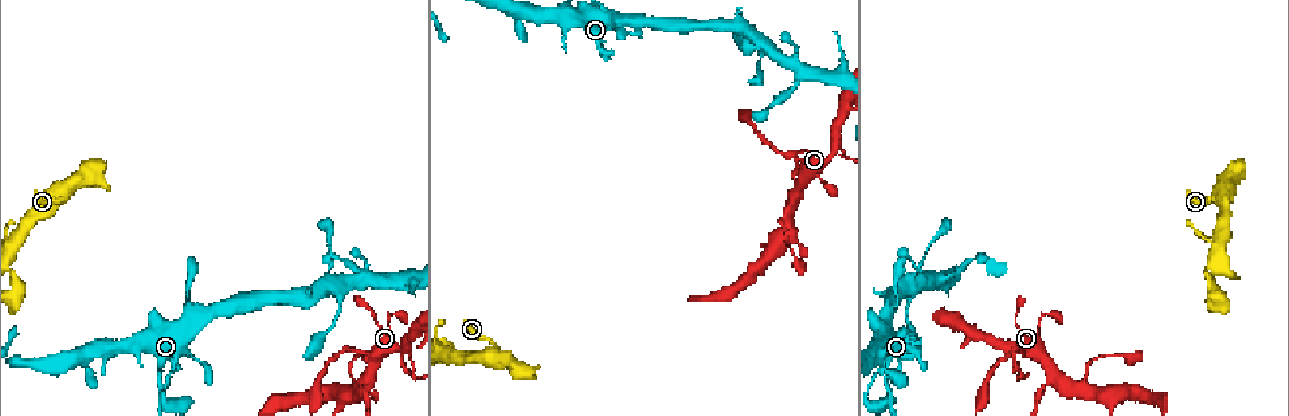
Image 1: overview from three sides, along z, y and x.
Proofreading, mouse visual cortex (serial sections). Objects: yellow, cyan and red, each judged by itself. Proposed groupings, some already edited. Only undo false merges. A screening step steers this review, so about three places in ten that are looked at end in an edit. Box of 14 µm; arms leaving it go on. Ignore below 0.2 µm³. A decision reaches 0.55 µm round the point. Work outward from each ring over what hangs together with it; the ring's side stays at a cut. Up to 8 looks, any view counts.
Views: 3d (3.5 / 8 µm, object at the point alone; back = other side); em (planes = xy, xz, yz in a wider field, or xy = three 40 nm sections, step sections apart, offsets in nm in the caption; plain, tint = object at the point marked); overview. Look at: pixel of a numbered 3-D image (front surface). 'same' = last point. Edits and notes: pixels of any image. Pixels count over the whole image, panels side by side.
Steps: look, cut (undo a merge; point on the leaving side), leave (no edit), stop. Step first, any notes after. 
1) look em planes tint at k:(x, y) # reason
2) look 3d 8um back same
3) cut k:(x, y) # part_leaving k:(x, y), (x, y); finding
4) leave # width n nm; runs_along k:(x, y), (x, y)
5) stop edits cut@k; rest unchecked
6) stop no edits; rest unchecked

look 3d 3.5um at 1:(1013, 358) # thick turns thin

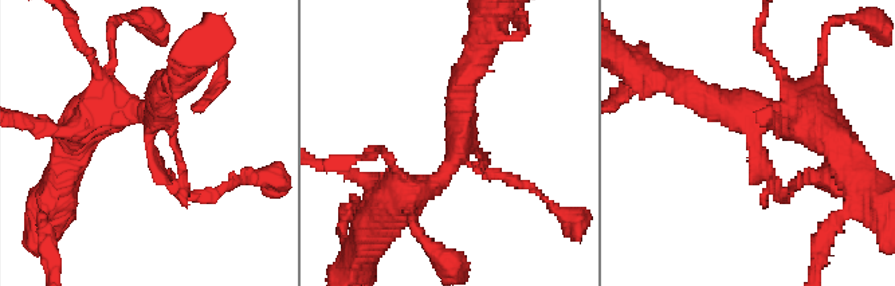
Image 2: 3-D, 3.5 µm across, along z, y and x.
look em xy step 1 tint at 2:(153, 146) # arms 3; arm_widths 100, 300, 350 nm; need the tissue

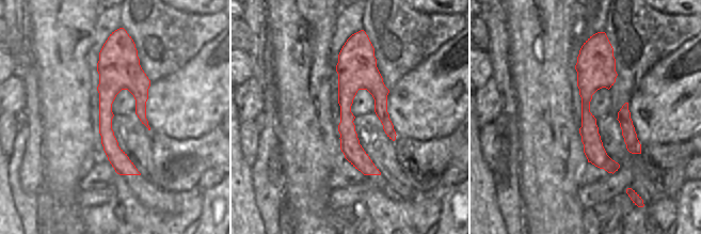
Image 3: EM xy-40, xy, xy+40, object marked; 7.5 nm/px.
leave # one cell here

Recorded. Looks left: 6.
look 3d 3.5um at 1:(158, 392) # abrupt turn

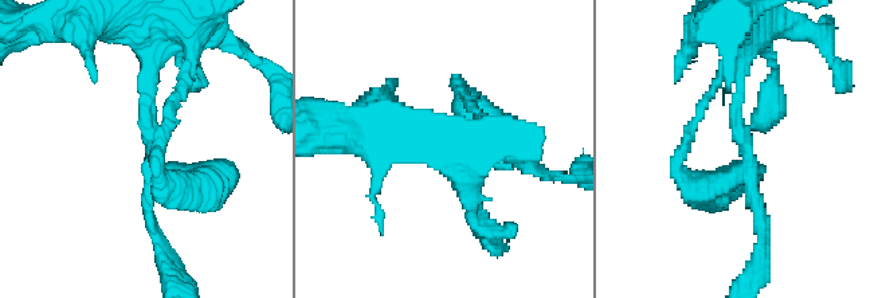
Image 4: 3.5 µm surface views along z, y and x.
look em planes tint at 4:(750, 153) # shape alone is not enough

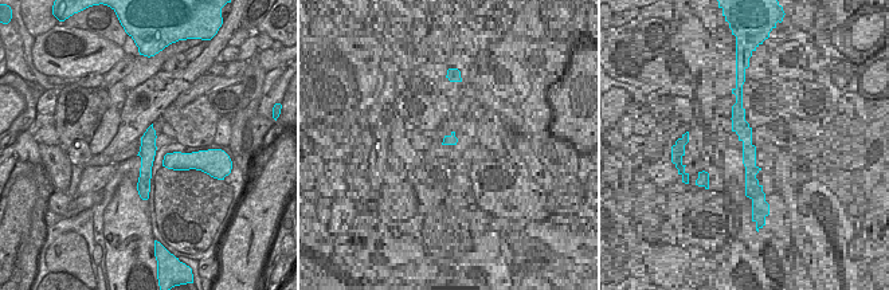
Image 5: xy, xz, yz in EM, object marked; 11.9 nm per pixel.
look em xy step 1 tint same # another direction

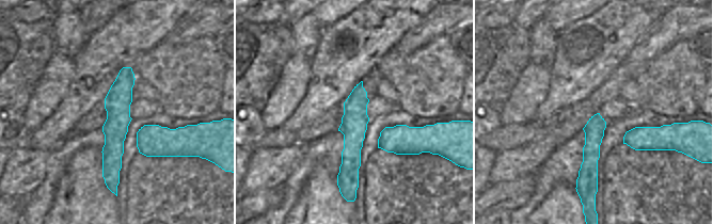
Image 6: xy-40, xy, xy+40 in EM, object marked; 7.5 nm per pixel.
leave # width 200 nm; runs_along 6:(128, 69), (117, 100), (109, 181); one cell here

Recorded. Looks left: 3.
look 3d 3.5um at 1:(1109, 399) # branch point

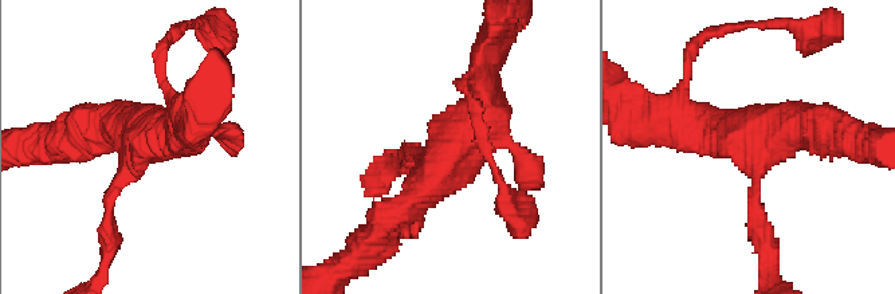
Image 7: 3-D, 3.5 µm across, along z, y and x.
look em xy step 3 tint at 7:(753, 153)

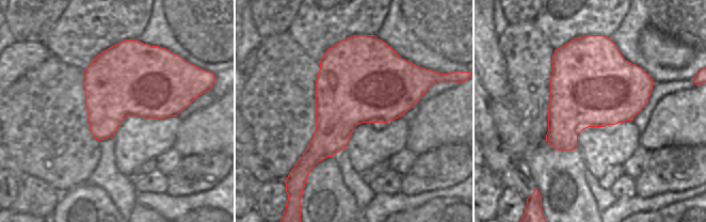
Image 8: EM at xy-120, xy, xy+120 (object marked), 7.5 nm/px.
leave # runs_along 7:(485, 75), (481, 117), (385, 223); continuous, no second cell

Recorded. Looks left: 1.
stop no edits; rest unchecked

